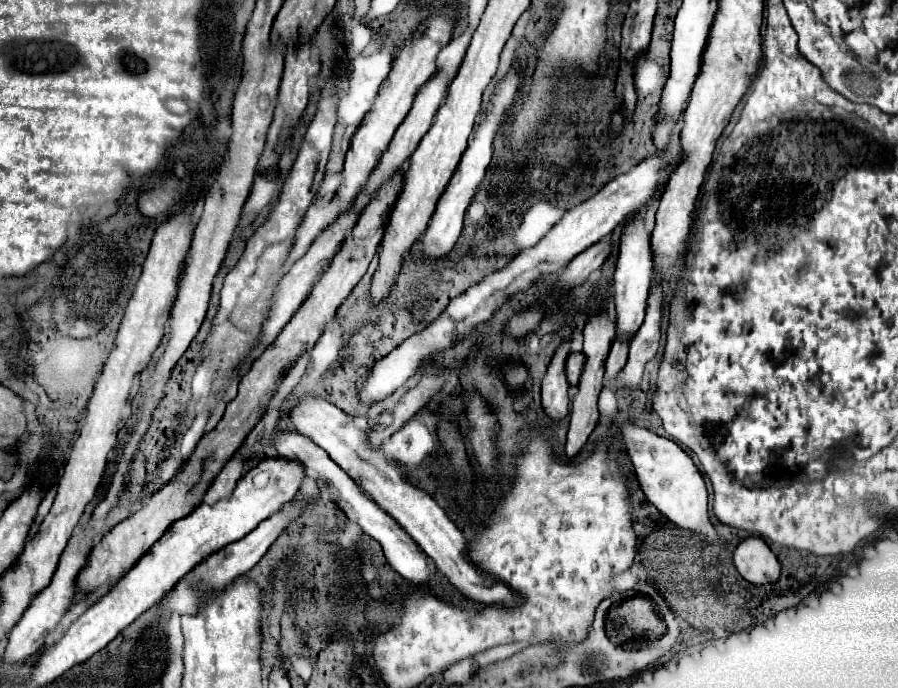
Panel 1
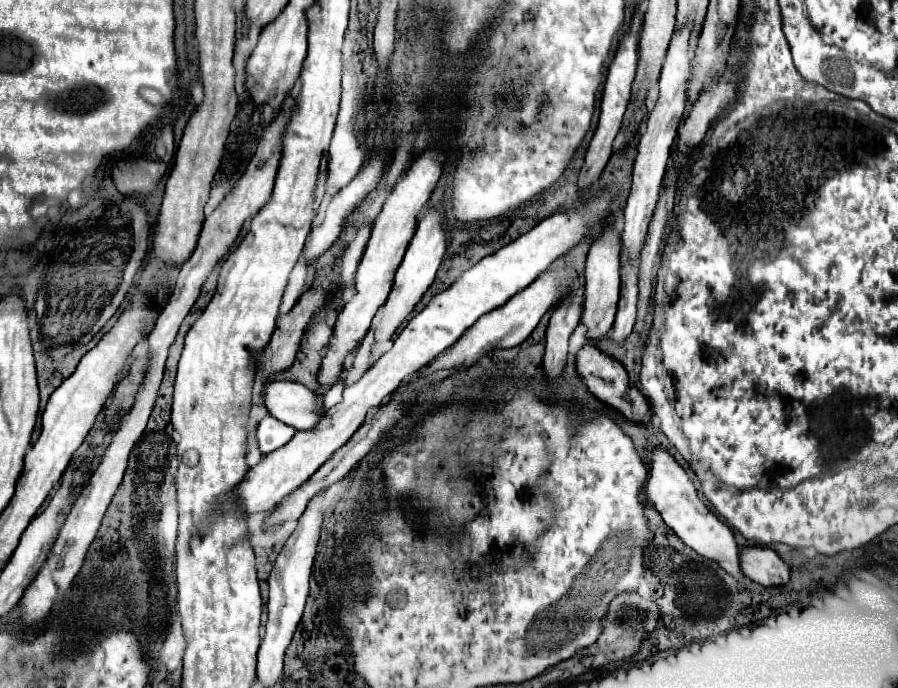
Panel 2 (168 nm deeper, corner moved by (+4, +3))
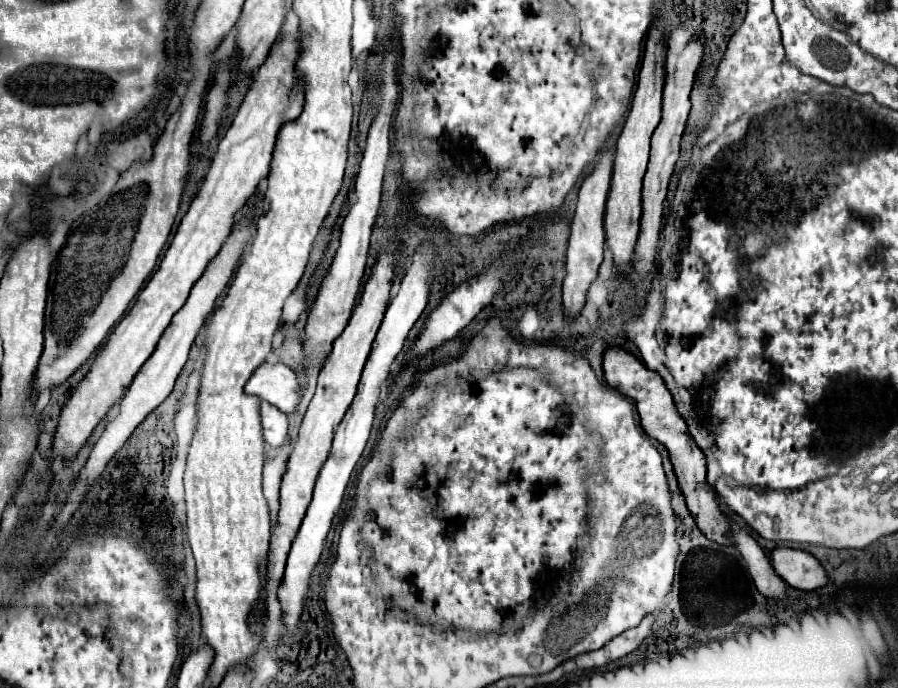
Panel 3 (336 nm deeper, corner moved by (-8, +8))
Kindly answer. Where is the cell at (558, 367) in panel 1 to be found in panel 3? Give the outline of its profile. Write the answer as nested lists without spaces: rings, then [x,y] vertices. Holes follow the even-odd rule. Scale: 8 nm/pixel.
[[[607,151],[601,155],[595,171],[583,181],[579,189],[579,201],[577,201],[575,217],[571,221],[571,237],[567,249],[567,277],[563,281],[563,305],[569,315],[577,315],[583,309],[587,289],[595,281],[597,269],[603,261],[603,241],[605,241],[603,213],[605,213],[605,201],[611,183],[611,171],[613,171],[613,155]]]

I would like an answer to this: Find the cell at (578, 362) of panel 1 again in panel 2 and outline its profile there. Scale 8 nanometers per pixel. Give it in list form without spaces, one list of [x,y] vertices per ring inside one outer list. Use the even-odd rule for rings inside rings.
[[[585,344],[577,352],[577,362],[575,364],[577,364],[577,374],[585,380],[587,388],[591,390],[591,394],[595,394],[599,400],[603,400],[605,404],[613,406],[621,414],[625,414],[631,422],[641,422],[641,424],[649,424],[651,422],[651,408],[649,408],[645,396],[631,384],[631,380],[629,380],[629,376],[627,376],[627,372],[625,372],[621,362],[617,362],[615,358],[603,354],[593,344]]]

